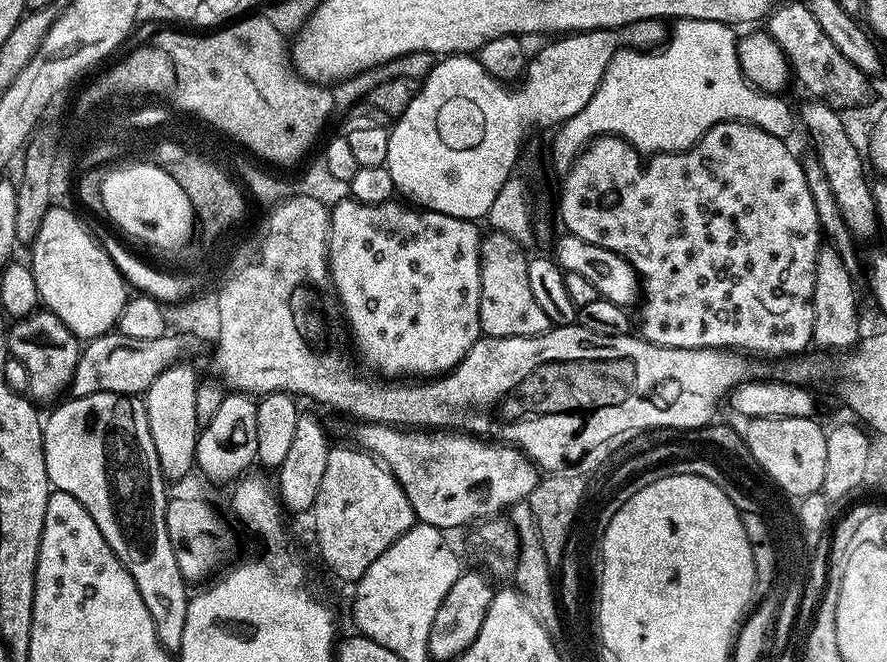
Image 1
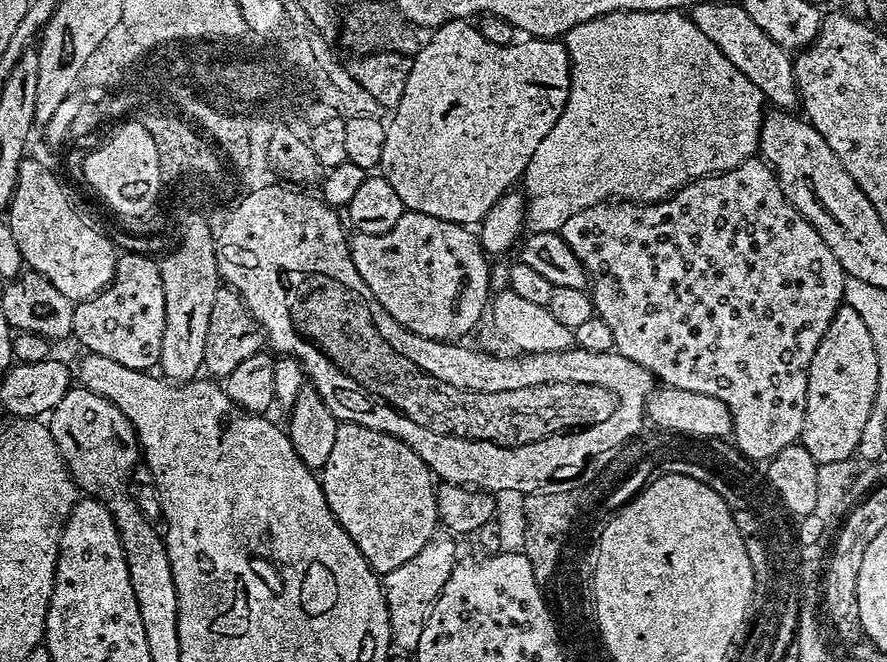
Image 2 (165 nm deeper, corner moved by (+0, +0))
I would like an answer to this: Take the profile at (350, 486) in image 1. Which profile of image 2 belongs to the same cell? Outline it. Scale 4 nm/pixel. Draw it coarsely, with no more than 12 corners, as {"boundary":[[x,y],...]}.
{"boundary":[[337,423],[318,479],[378,574],[437,532],[414,449]]}

